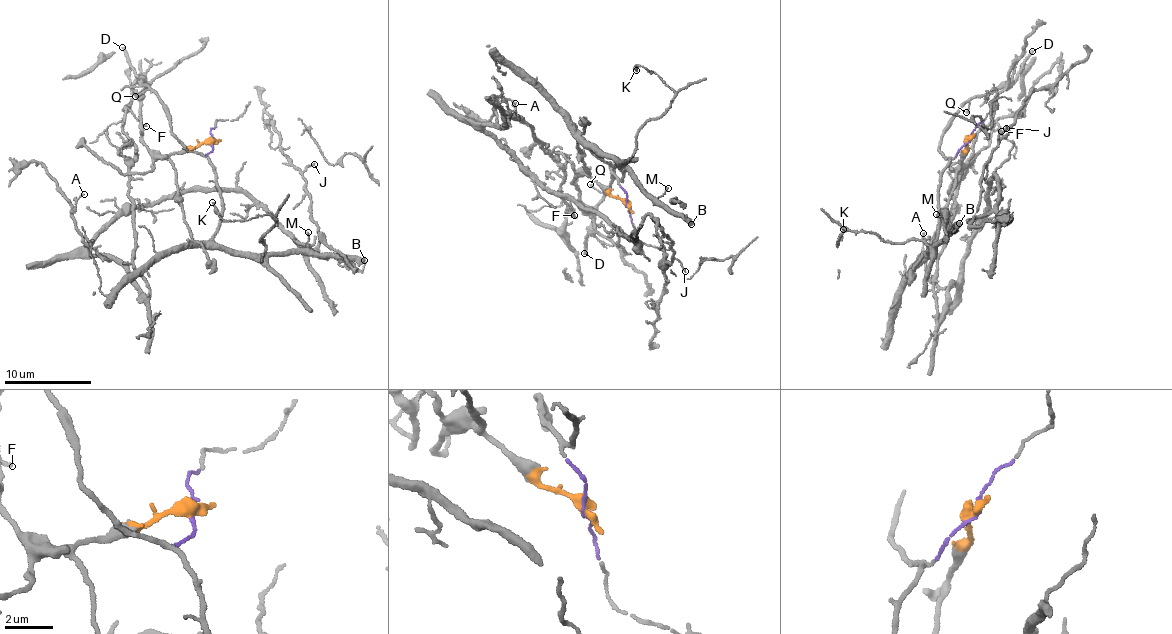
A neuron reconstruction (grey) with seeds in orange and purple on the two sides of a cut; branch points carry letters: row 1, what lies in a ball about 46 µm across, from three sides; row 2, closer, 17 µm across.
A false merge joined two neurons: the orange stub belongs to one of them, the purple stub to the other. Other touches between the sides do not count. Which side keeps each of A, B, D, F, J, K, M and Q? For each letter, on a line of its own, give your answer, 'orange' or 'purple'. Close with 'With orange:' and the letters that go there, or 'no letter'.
A: orange
B: purple
D: purple
F: orange
J: orange
K: purple
M: purple
Q: purple
With orange: A, F, J

